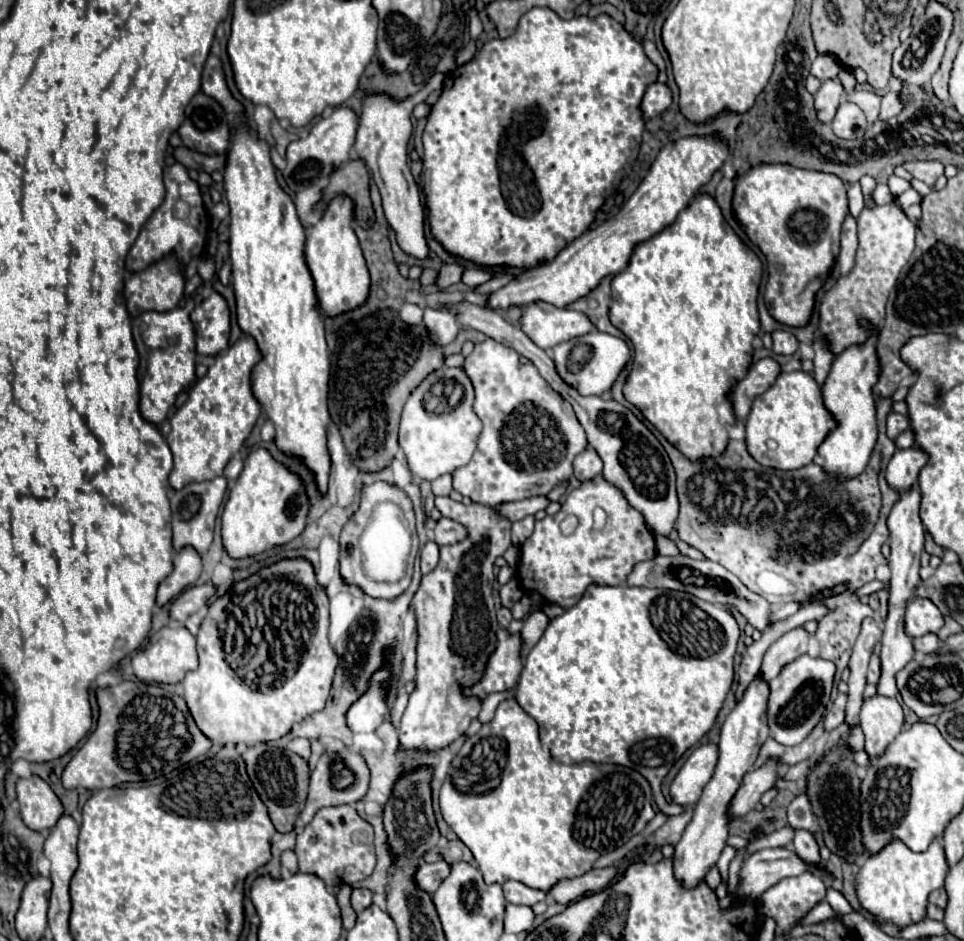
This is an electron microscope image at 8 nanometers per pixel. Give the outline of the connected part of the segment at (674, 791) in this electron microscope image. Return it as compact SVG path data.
M716 745L696 747L670 785L672 803L694 805L700 799L702 789L712 779L716 761L718 761L718 747Z

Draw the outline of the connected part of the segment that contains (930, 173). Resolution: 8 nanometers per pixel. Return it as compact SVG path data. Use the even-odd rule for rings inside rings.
M916 161L916 163L906 163L904 167L912 173L914 179L926 183L934 183L944 173L944 165L938 161Z

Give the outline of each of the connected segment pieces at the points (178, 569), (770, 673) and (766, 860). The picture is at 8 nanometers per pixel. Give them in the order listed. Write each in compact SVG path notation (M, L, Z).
M186 547L180 553L176 553L174 555L174 571L158 585L156 603L160 607L168 605L186 587L196 583L196 579L200 577L200 571L202 571L202 561L200 561L200 555L192 547Z
M802 627L788 631L778 641L774 641L766 651L760 665L760 677L764 677L764 681L772 681L774 677L780 675L780 669L784 669L788 661L794 661L796 657L804 655L806 647L808 647L808 633Z
M780 847L780 849L756 851L742 865L738 897L740 899L742 897L758 899L768 887L776 885L780 879L796 877L804 871L818 873L826 881L834 879L826 867L812 869L812 865L804 865L804 861L800 861L800 857L796 857L796 851L792 851L792 849Z

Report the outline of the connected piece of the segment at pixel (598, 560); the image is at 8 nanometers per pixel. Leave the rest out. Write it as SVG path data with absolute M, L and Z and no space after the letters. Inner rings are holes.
M596 475L572 491L556 515L546 515L542 521L536 521L534 533L520 547L518 581L526 593L538 591L544 601L568 609L578 603L588 585L624 585L628 573L640 561L652 557L656 557L656 539L648 531L644 517L628 505L626 497L612 483ZM596 505L608 513L608 521L600 531L592 529L592 511ZM566 515L578 517L578 527L572 535L560 533L560 523Z

